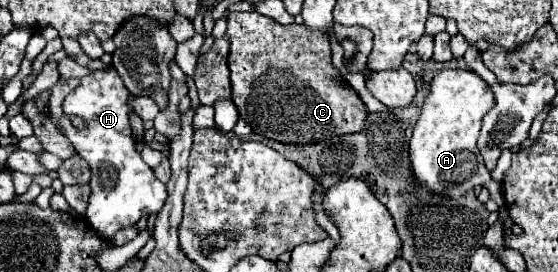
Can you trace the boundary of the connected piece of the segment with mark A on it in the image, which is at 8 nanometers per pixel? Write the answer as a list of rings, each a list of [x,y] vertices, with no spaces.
[[[442,69],[434,75],[422,113],[410,139],[410,171],[420,187],[426,187],[444,199],[462,199],[474,185],[488,189],[499,207],[505,205],[500,183],[492,179],[482,155],[478,153],[478,135],[482,117],[494,107],[494,95],[486,81],[470,69]]]

